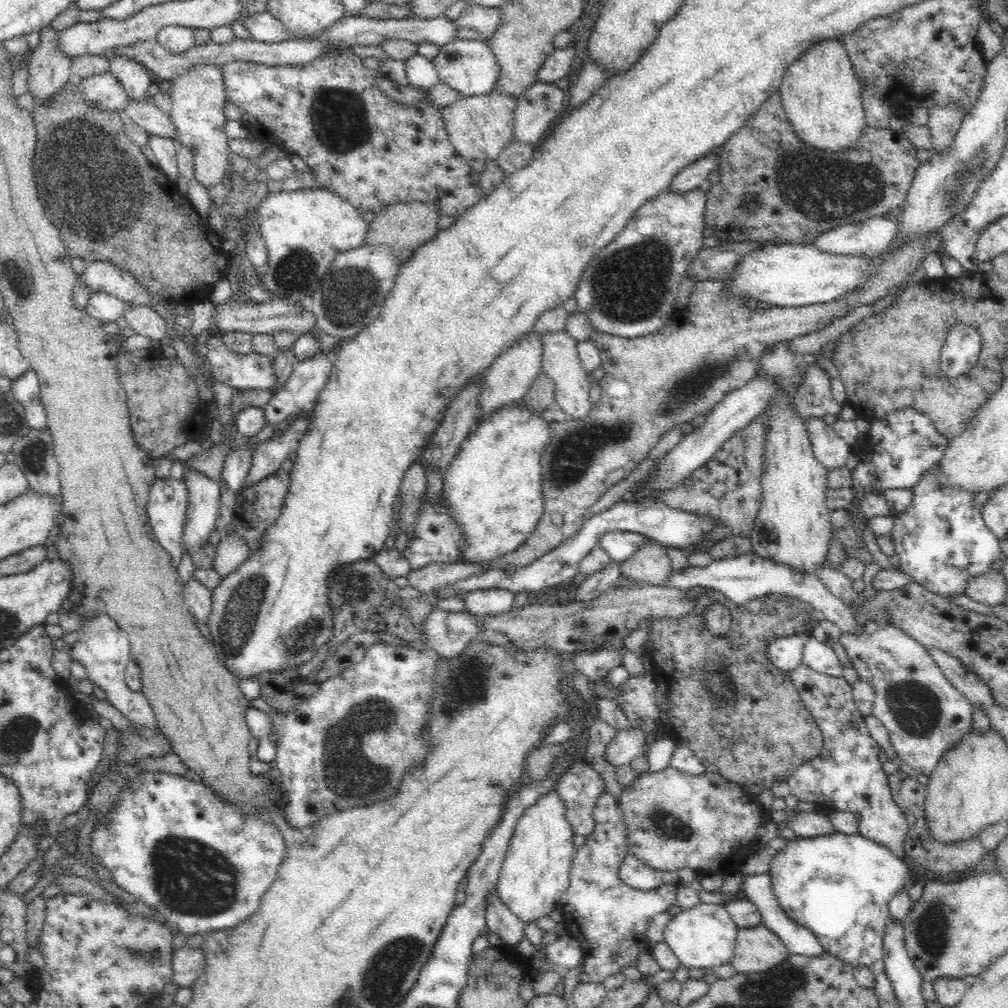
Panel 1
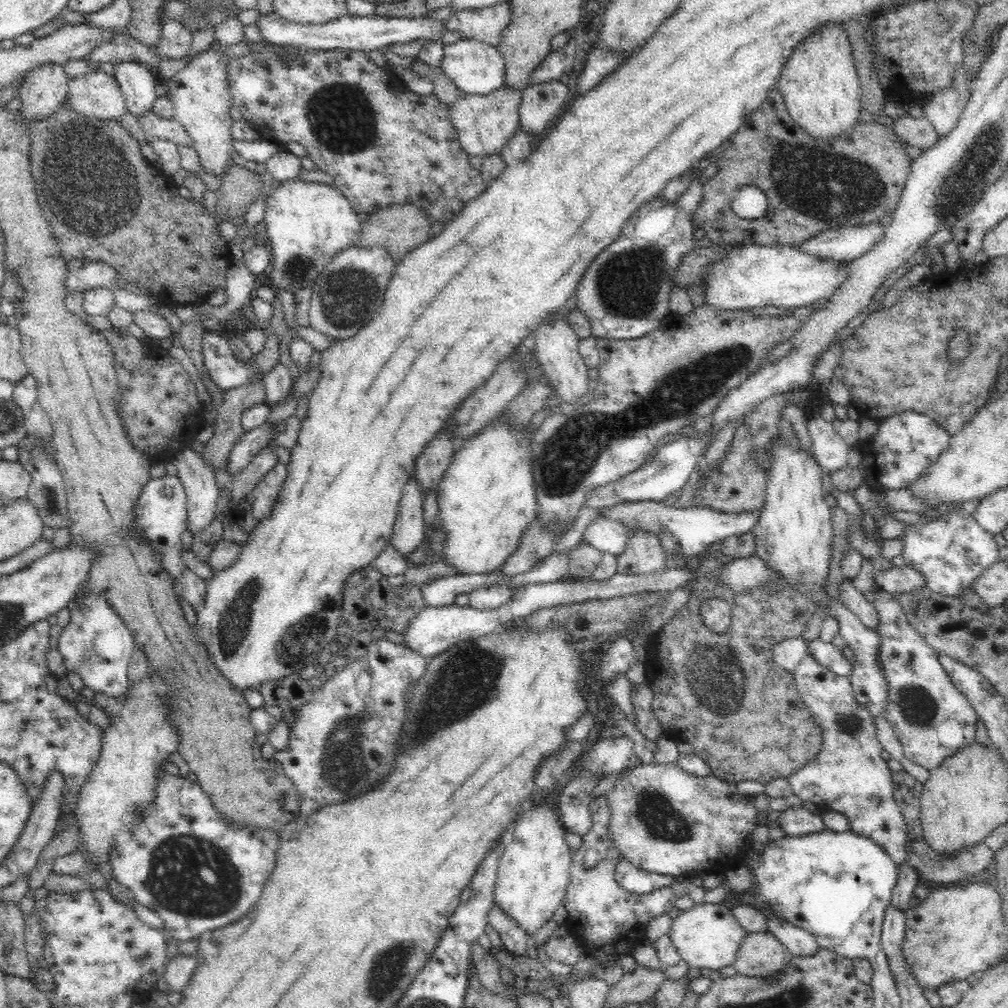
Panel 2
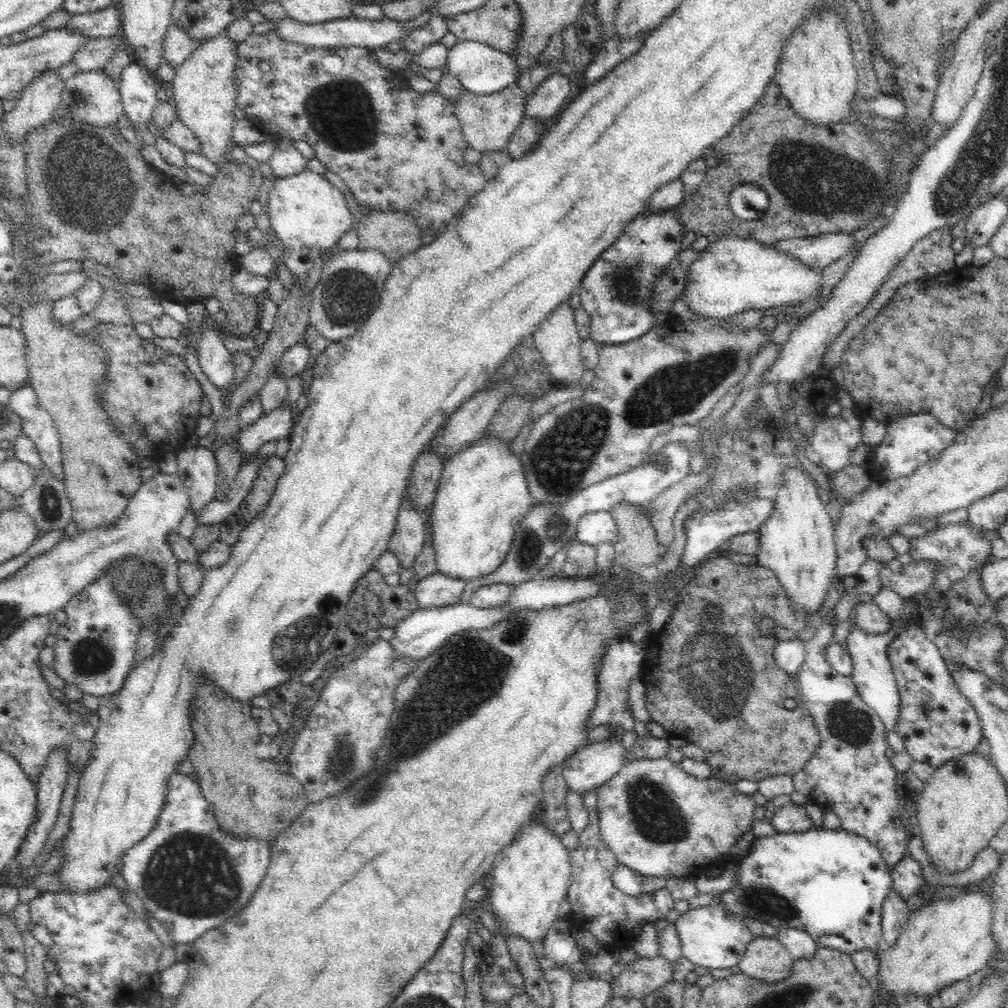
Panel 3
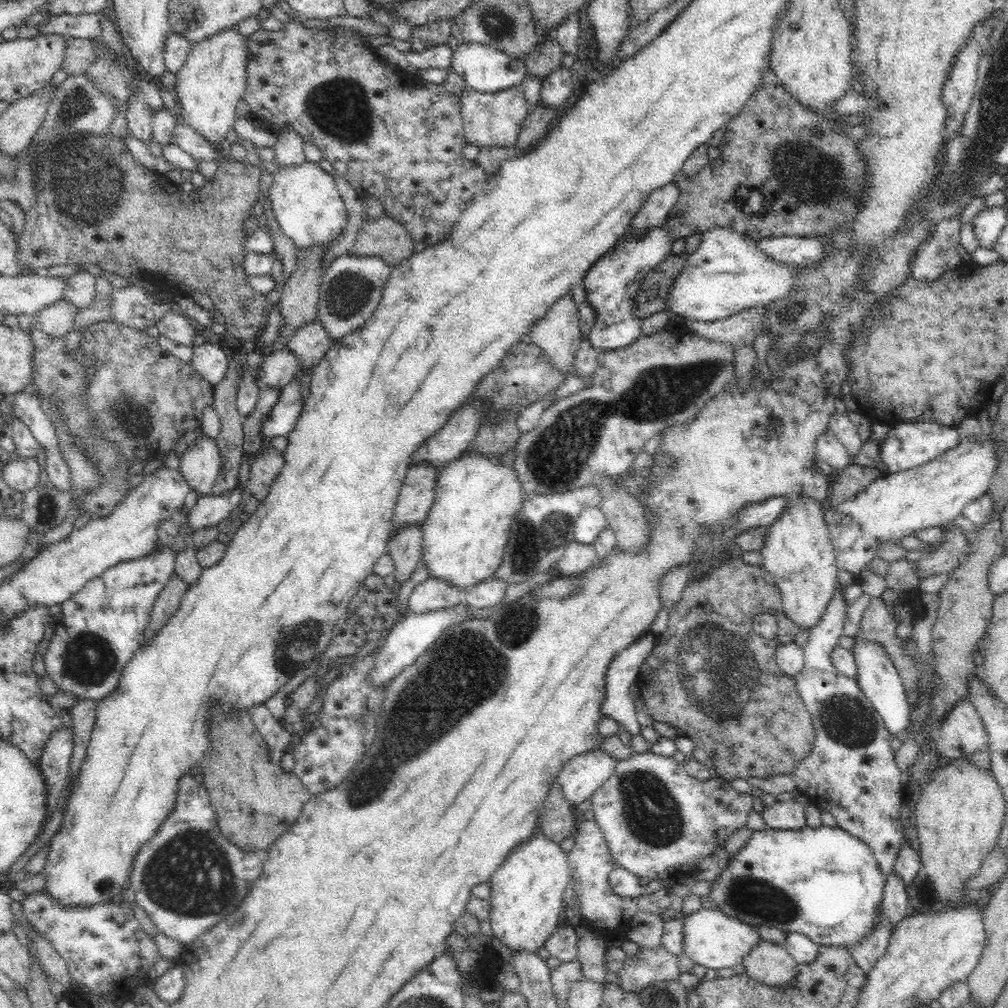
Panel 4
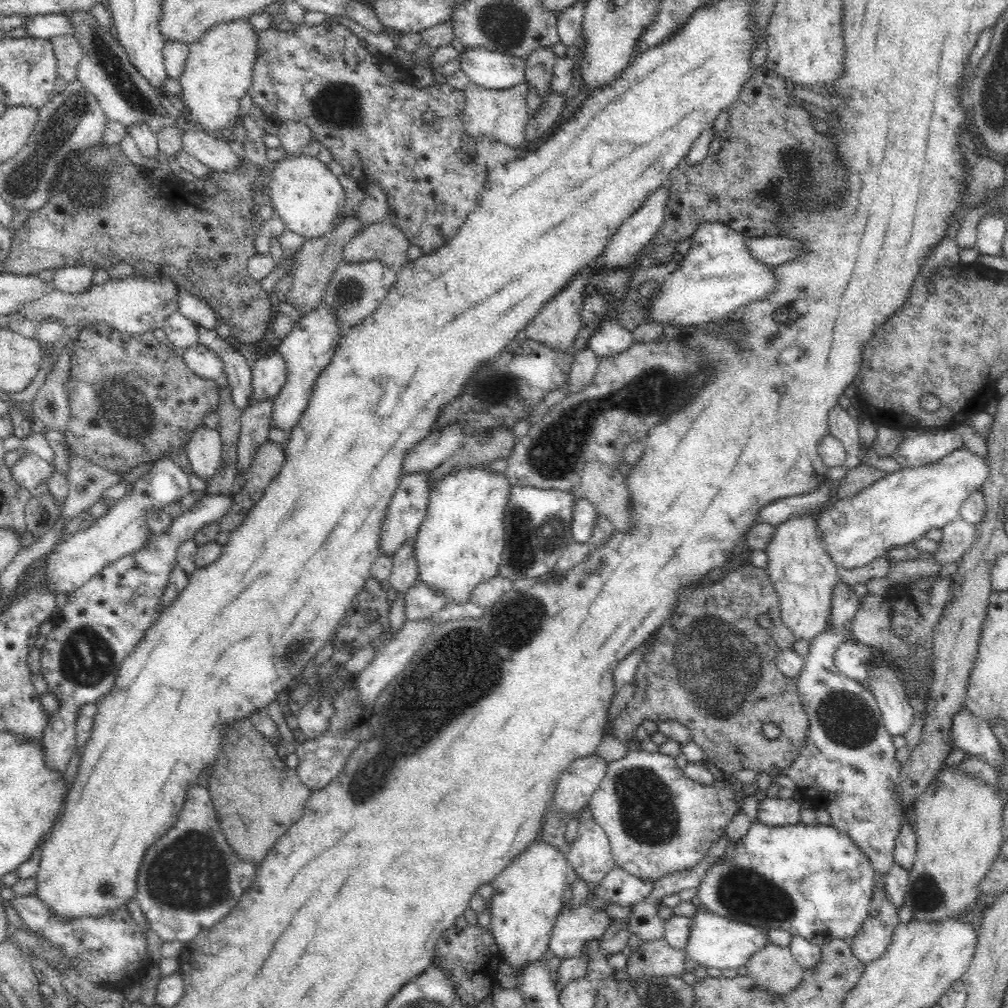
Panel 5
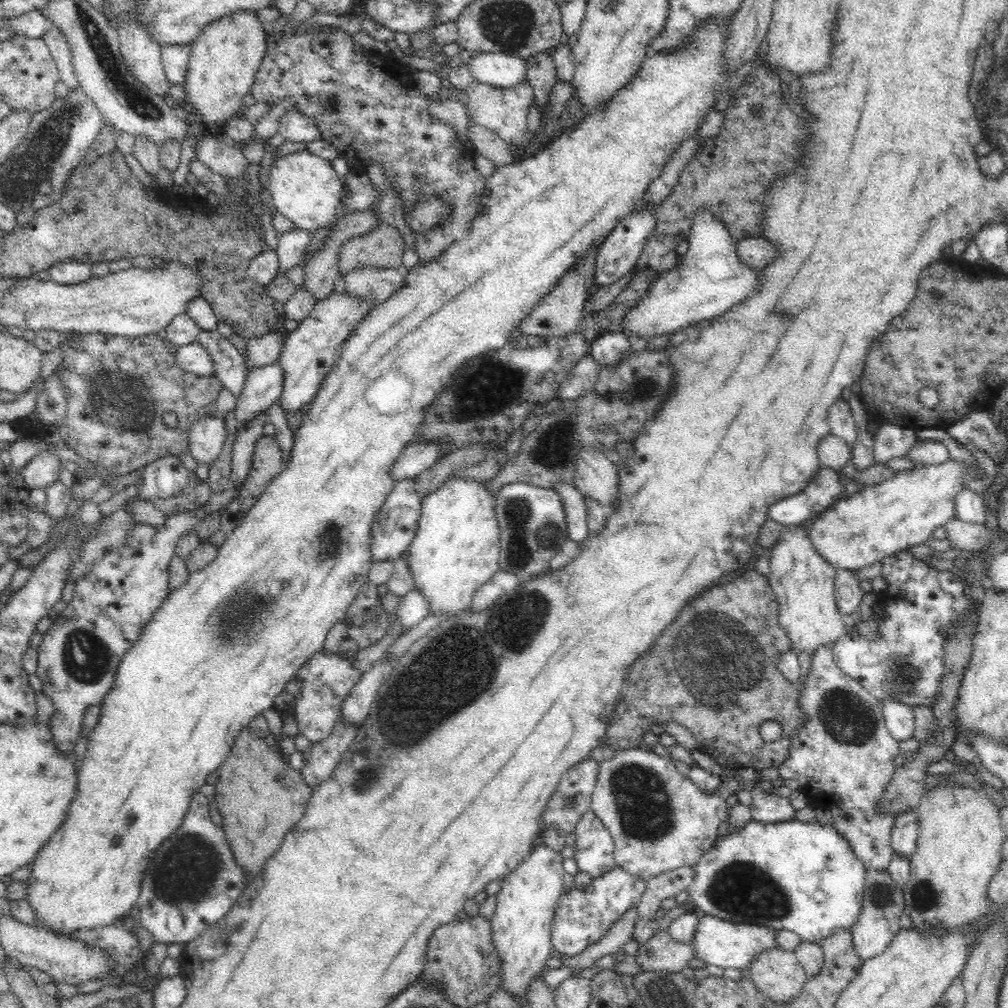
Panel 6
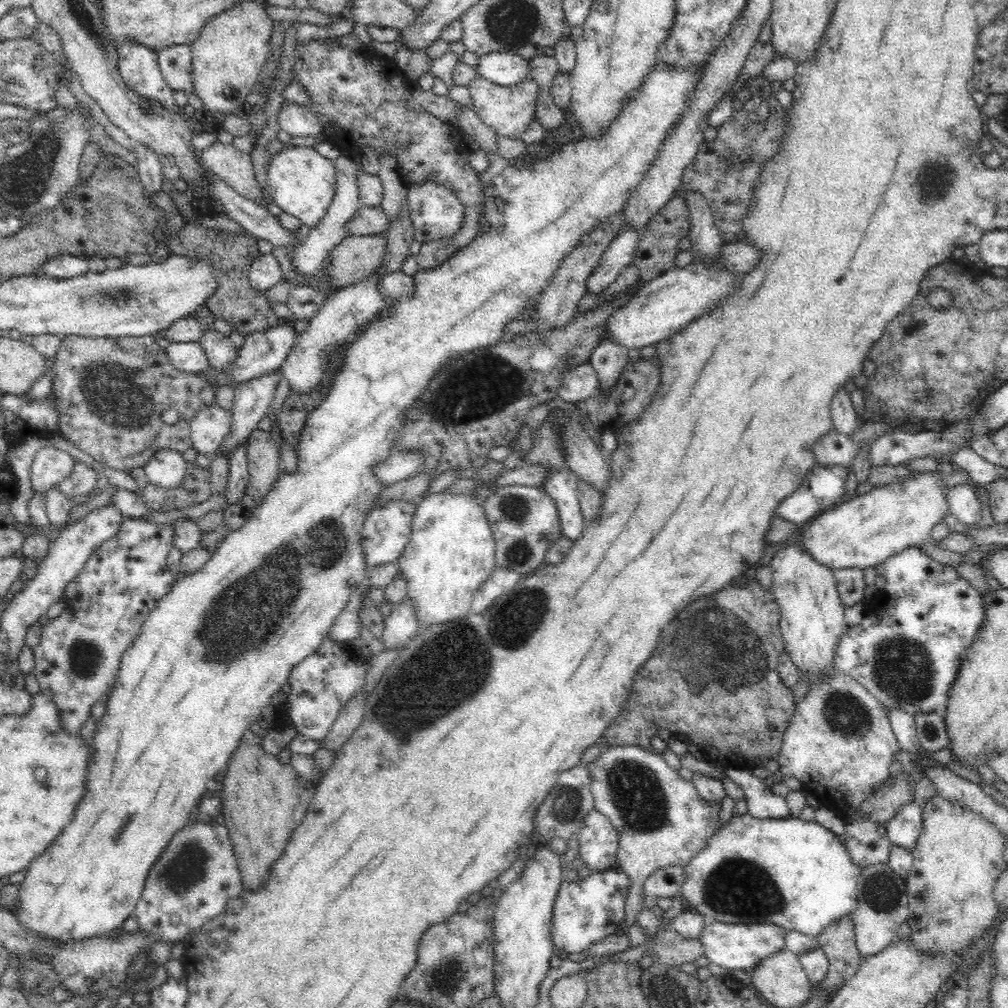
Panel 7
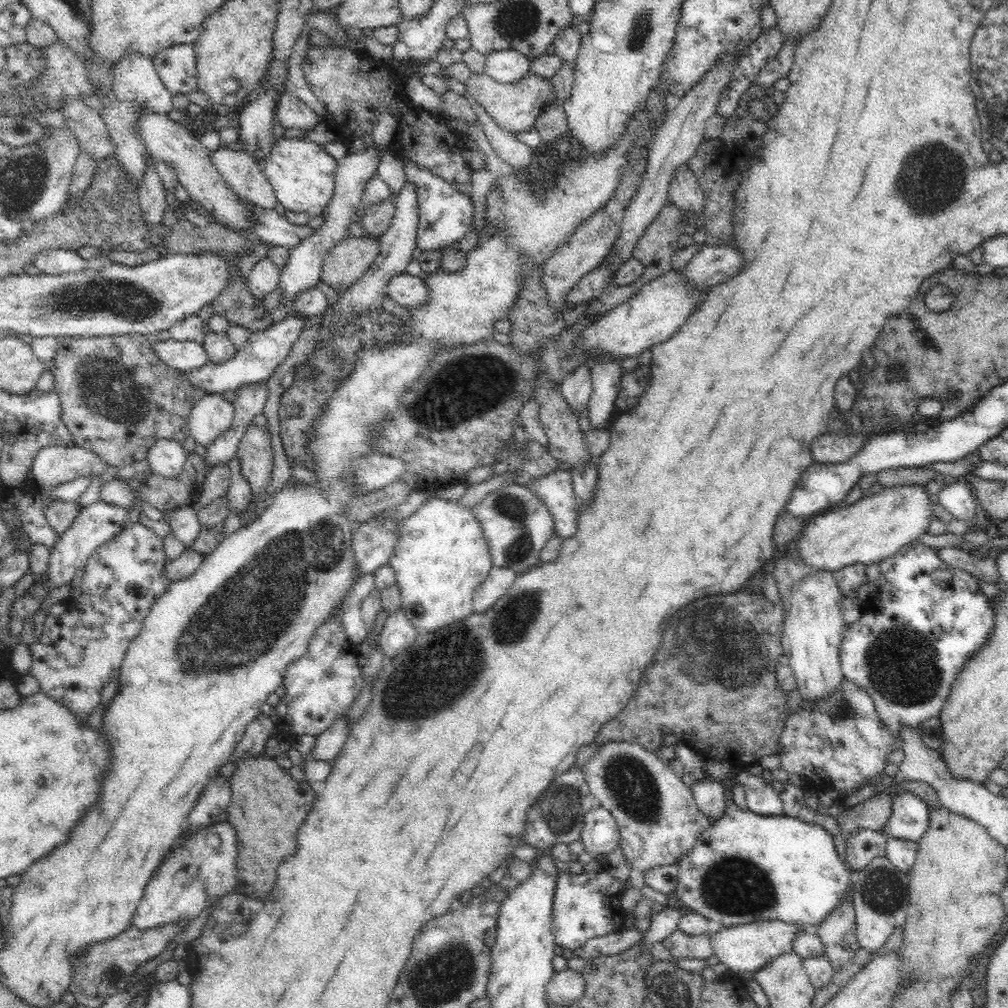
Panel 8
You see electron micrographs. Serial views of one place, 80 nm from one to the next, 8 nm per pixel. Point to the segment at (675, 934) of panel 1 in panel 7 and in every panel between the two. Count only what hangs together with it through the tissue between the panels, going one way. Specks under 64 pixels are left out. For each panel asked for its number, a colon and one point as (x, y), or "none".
2: (707, 936)
3: (710, 936)
4: (710, 938)
5: (714, 941)
6: (721, 943)
7: (740, 946)

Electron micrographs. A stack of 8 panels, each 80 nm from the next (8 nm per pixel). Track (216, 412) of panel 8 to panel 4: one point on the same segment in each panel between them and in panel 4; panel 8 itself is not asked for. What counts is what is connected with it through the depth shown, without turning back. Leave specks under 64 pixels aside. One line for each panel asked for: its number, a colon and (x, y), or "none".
4: (200, 464)
5: (203, 450)
6: (206, 438)
7: (209, 427)

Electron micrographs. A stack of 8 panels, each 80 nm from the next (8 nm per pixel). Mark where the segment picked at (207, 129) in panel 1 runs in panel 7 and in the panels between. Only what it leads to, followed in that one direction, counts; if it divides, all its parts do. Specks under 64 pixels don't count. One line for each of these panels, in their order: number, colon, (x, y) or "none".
2: (201, 99)
3: (203, 91)
4: (209, 85)
5: (218, 72)
6: (222, 66)
7: (230, 52)

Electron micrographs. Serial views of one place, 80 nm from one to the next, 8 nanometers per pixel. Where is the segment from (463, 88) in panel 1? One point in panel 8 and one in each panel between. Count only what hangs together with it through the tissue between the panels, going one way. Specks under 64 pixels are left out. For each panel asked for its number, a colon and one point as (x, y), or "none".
2: (474, 67)
3: (481, 69)
4: (484, 69)
5: (492, 70)
6: (498, 70)
7: (503, 68)
8: (505, 66)

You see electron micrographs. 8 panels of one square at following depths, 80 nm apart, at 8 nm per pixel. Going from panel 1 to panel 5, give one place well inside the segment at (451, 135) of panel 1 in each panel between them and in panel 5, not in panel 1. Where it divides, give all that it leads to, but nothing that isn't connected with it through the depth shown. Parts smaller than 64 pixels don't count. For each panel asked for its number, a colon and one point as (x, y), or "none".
2: (484, 124)
3: (487, 122)
4: (494, 119)
5: (501, 115)

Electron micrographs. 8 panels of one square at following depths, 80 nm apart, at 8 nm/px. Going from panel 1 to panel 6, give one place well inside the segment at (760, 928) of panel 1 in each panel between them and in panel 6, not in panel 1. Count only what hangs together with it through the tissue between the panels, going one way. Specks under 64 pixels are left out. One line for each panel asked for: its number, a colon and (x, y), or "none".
2: (761, 953)
3: (765, 958)
4: (769, 963)
5: (774, 968)
6: (777, 973)

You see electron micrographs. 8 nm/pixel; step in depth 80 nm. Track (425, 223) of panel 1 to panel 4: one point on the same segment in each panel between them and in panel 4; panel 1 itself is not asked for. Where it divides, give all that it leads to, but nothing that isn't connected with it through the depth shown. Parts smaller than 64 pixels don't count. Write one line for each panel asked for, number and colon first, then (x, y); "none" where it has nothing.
2: (398, 228)
3: (396, 233)
4: (383, 236)

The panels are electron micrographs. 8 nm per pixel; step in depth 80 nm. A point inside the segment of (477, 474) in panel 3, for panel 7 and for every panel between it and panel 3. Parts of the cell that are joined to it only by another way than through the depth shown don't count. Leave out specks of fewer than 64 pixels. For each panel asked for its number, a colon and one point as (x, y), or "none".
4: (466, 533)
5: (460, 544)
6: (457, 546)
7: (452, 552)

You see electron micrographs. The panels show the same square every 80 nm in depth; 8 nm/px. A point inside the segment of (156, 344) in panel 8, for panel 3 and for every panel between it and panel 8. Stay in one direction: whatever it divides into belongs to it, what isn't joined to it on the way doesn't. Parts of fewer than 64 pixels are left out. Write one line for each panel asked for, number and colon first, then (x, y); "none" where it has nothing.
3: (215, 360)
4: (211, 359)
5: (204, 362)
6: (194, 358)
7: (190, 357)

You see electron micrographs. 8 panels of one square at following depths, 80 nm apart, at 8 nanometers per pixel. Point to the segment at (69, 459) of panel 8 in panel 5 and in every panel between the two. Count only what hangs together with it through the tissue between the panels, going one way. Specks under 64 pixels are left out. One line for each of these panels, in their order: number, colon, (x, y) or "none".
5: (30, 470)
6: (41, 471)
7: (49, 466)

